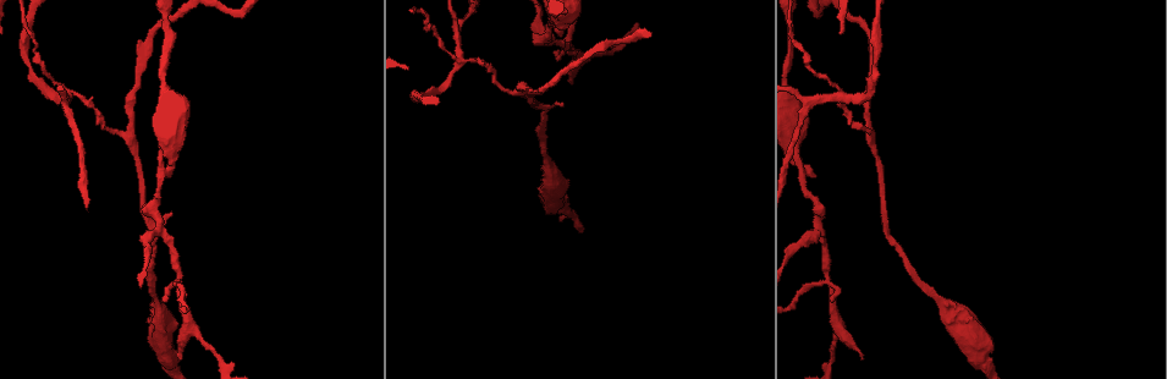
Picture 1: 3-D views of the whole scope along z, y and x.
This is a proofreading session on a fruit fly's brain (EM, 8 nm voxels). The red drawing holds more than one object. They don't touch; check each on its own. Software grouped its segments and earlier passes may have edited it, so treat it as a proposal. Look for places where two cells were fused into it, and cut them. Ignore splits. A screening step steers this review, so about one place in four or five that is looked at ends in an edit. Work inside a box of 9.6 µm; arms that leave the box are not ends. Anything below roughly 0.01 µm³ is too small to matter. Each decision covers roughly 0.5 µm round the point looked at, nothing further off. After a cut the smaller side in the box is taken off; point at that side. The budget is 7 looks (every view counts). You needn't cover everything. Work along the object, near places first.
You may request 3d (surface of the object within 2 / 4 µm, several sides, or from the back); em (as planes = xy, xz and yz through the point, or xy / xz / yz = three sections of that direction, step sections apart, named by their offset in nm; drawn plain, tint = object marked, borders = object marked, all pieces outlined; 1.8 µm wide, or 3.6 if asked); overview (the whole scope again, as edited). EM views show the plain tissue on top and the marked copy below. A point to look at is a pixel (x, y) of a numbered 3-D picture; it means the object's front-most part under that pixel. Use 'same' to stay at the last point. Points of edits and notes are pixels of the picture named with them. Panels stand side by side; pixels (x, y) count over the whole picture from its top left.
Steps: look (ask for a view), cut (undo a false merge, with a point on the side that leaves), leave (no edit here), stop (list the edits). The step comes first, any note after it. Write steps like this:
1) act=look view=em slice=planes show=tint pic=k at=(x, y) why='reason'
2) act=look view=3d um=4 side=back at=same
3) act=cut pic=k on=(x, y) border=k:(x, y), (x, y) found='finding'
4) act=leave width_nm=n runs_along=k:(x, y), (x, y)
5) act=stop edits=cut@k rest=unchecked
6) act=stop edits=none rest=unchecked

act=look view=em um=3.6 slice=planes show=tint pic=1 at=(175, 283) why='three-way junction'

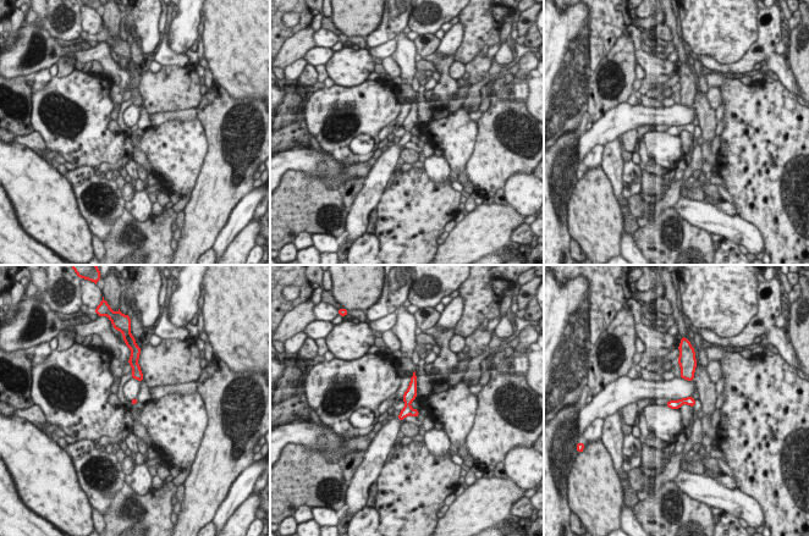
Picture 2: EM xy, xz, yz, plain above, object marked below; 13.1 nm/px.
act=cut pic=2 on=(411, 393) border=2:(412, 409), (409, 414) found='two cells meet here'

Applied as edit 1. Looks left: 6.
act=look view=overview why='redraw'

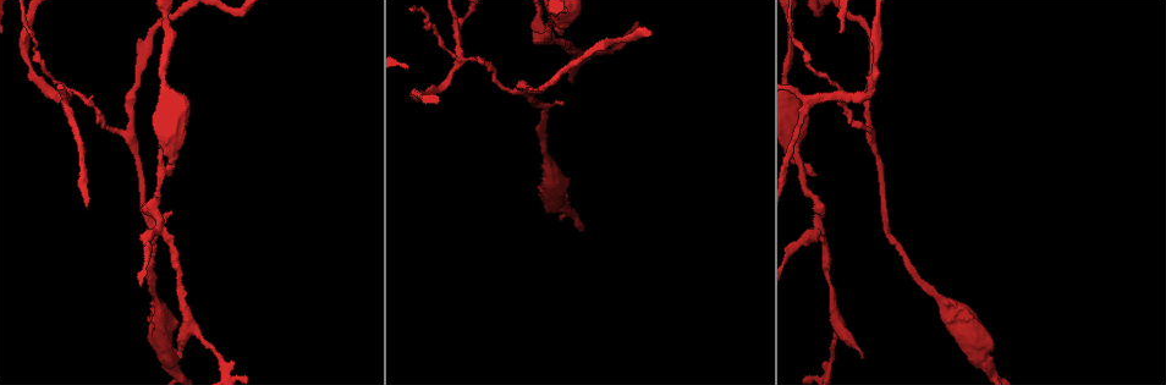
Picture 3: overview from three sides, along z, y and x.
act=look view=3d um=4 pic=3 at=(550, 172) why='calibre changes'

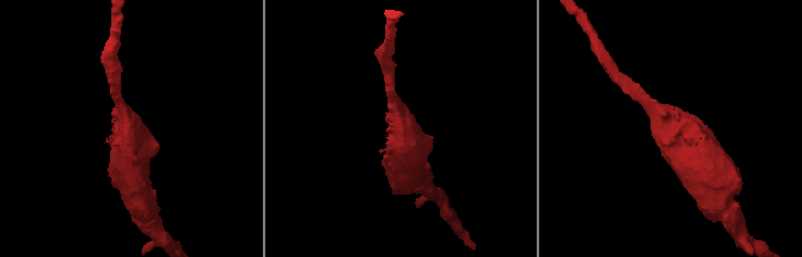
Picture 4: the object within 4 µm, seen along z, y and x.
act=look view=em um=3.6 slice=xy step=16 show=tint pic=4 at=(129, 126) arm_widths_nm=190,550 why='need the tissue'

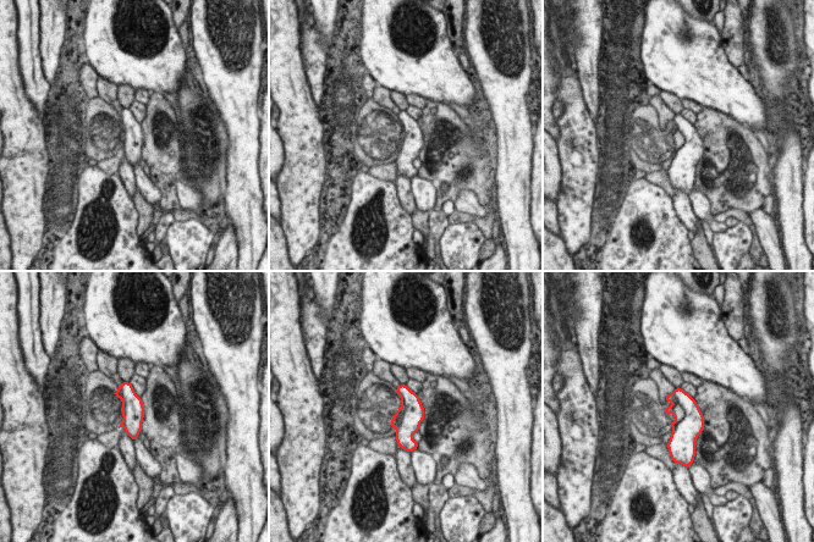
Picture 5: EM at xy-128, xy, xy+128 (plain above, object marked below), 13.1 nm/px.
act=look view=em um=3.6 slice=planes show=borders at=same

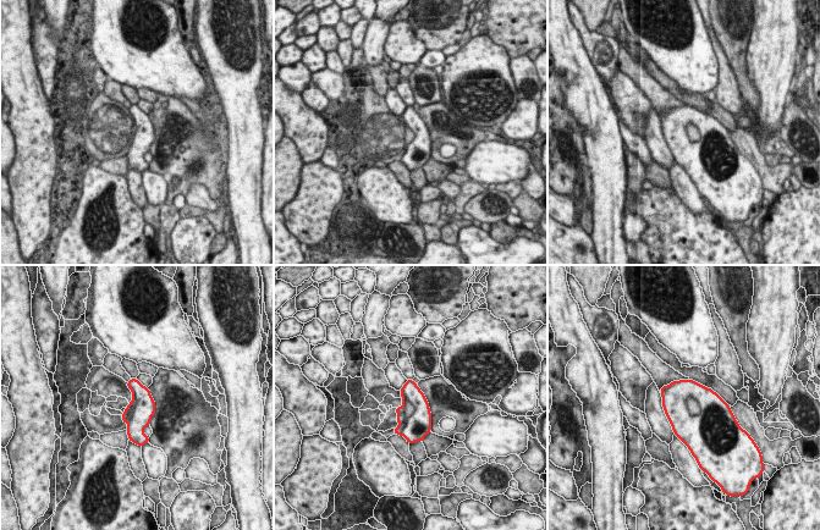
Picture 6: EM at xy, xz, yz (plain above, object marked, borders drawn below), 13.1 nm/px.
act=leave found='one cell here'

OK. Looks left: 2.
act=stop edits=cut@2 rest=unchecked

